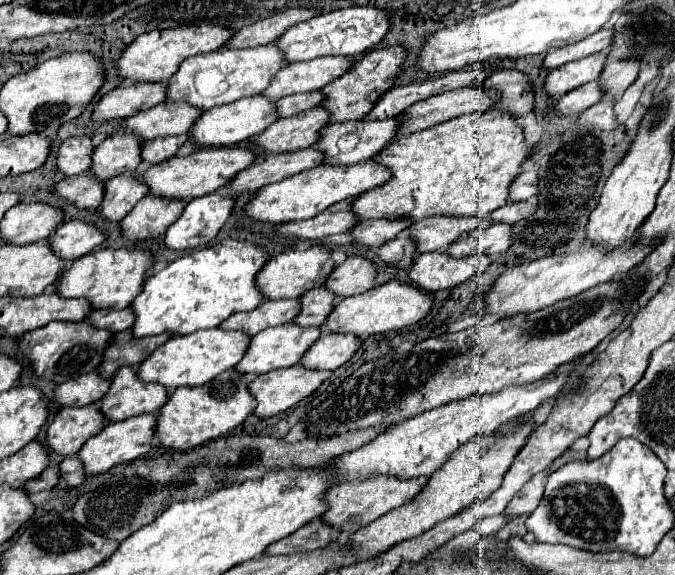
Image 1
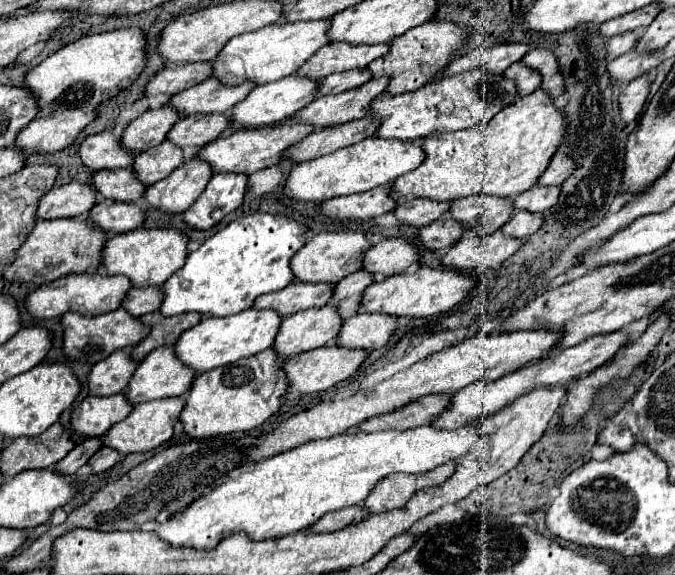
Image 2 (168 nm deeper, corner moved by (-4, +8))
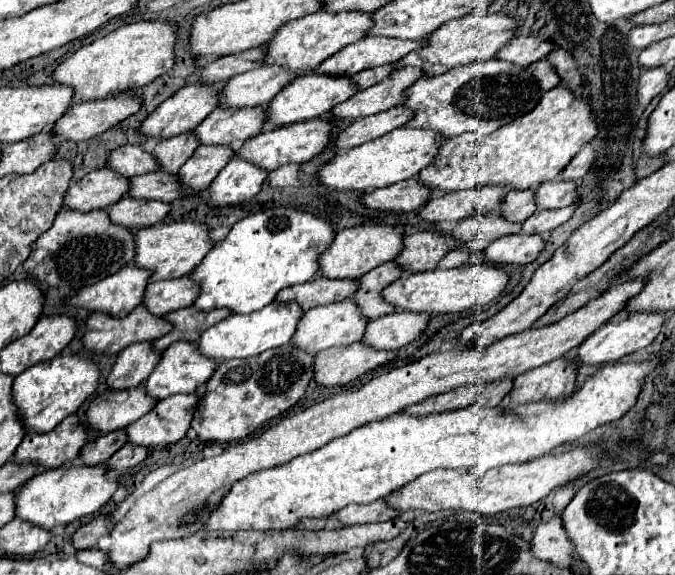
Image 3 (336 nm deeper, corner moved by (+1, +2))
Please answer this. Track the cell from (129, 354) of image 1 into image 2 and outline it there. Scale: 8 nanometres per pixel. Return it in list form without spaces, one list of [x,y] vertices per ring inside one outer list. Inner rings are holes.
[[[151,312],[151,314],[141,316],[141,322],[149,326],[151,332],[145,340],[133,346],[131,358],[139,362],[151,350],[161,348],[161,346],[171,346],[183,330],[195,326],[199,320],[201,320],[201,314],[177,314],[177,318],[157,318],[157,312]]]

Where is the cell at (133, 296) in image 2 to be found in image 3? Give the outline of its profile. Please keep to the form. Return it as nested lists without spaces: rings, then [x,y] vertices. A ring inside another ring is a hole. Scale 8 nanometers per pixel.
[[[188,276],[150,282],[148,292],[144,296],[144,306],[156,316],[166,316],[178,308],[192,306],[198,294],[200,294],[200,286]]]

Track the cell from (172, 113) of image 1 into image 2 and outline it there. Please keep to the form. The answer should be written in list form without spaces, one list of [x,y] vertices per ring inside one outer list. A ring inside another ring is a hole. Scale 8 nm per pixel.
[[[211,78],[195,84],[175,96],[169,98],[167,106],[175,108],[179,118],[187,118],[191,114],[225,114],[231,110],[237,100],[245,98],[253,86],[233,86],[233,90],[225,90],[225,86],[217,86]]]

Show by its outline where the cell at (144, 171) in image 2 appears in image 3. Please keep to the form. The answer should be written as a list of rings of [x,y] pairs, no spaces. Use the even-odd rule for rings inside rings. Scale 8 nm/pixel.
[[[184,132],[184,134],[172,136],[172,140],[162,140],[154,148],[154,152],[156,152],[156,158],[160,160],[160,168],[164,172],[176,174],[198,146],[200,142],[196,140],[196,136],[192,132]]]

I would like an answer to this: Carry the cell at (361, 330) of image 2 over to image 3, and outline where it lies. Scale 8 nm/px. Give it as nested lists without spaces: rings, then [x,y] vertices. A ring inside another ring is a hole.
[[[392,312],[368,324],[364,344],[378,350],[398,350],[420,338],[430,318],[422,312]]]

